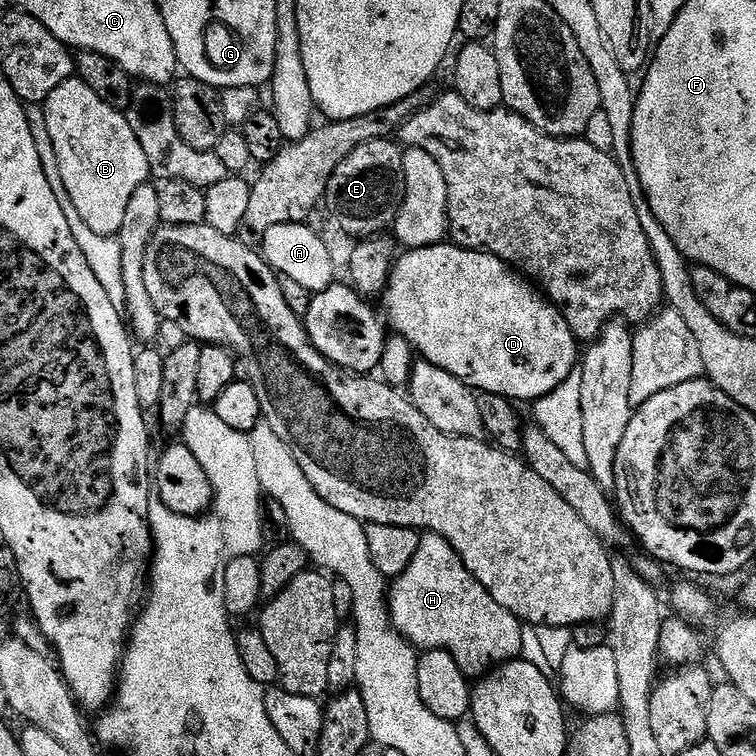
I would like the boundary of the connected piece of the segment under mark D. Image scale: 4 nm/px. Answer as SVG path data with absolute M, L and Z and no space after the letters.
M451 242L431 244L425 248L410 248L403 254L405 256L401 260L399 257L393 263L392 271L388 274L388 286L383 293L382 299L384 299L384 308L388 311L388 320L396 327L393 329L403 336L423 359L430 361L434 366L438 366L450 374L454 374L454 378L458 378L473 390L505 396L506 399L513 402L521 402L520 400L535 402L540 400L550 394L560 383L564 382L572 368L577 367L578 348L576 352L576 347L578 347L578 341L575 334L570 330L566 318L562 315L560 309L544 295L543 291L533 287L512 265L504 260L499 260L496 256L491 256L488 252L476 252L472 248L460 248L457 244Z

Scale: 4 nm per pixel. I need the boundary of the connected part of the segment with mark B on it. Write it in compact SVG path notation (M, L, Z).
M79 78L62 82L62 86L58 86L58 90L54 90L54 94L48 96L42 107L46 114L46 130L50 130L50 142L54 142L54 154L58 154L58 170L62 170L62 182L66 185L66 191L70 193L70 202L74 202L78 215L85 220L86 226L90 226L90 230L94 230L94 234L116 236L121 226L124 225L126 206L130 202L130 198L134 198L134 190L138 186L149 183L150 180L146 153L142 151L142 145L138 143L138 138L134 138L134 130L130 130L127 115L119 108L106 106L106 102L102 102L102 98L98 98L98 94L94 94L94 90L90 90L90 86L86 86Z

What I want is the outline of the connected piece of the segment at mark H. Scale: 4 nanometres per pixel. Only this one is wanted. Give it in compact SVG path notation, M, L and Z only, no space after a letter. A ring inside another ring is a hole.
M433 532L421 535L418 550L410 566L406 566L402 575L391 581L386 595L388 613L392 624L400 631L400 635L420 650L445 648L454 658L454 662L458 662L464 675L469 678L483 677L497 666L515 660L521 655L523 632L521 620L514 614L510 614L506 606L498 606L498 602L494 602L492 595L476 581L474 574L466 570L462 558L456 553L454 546L446 542L444 536Z

